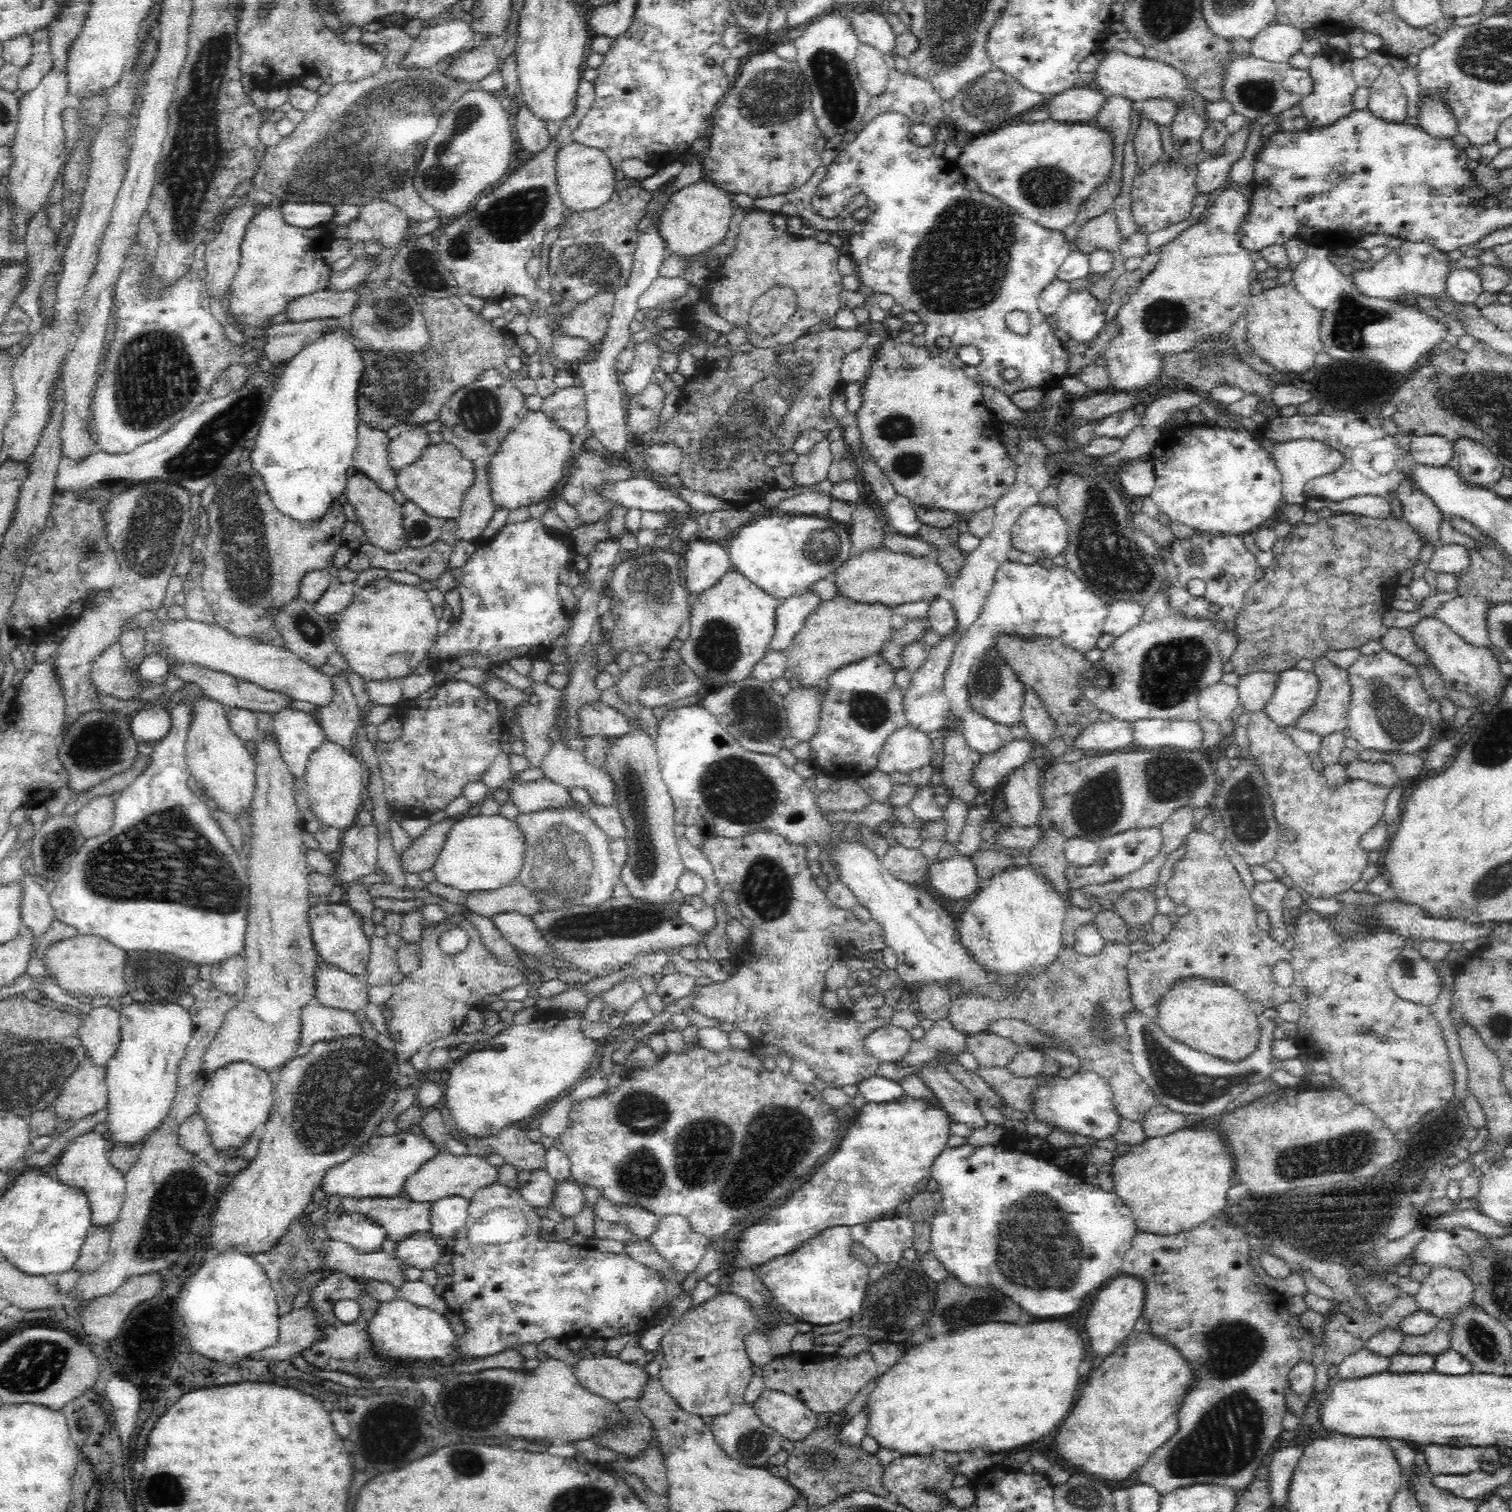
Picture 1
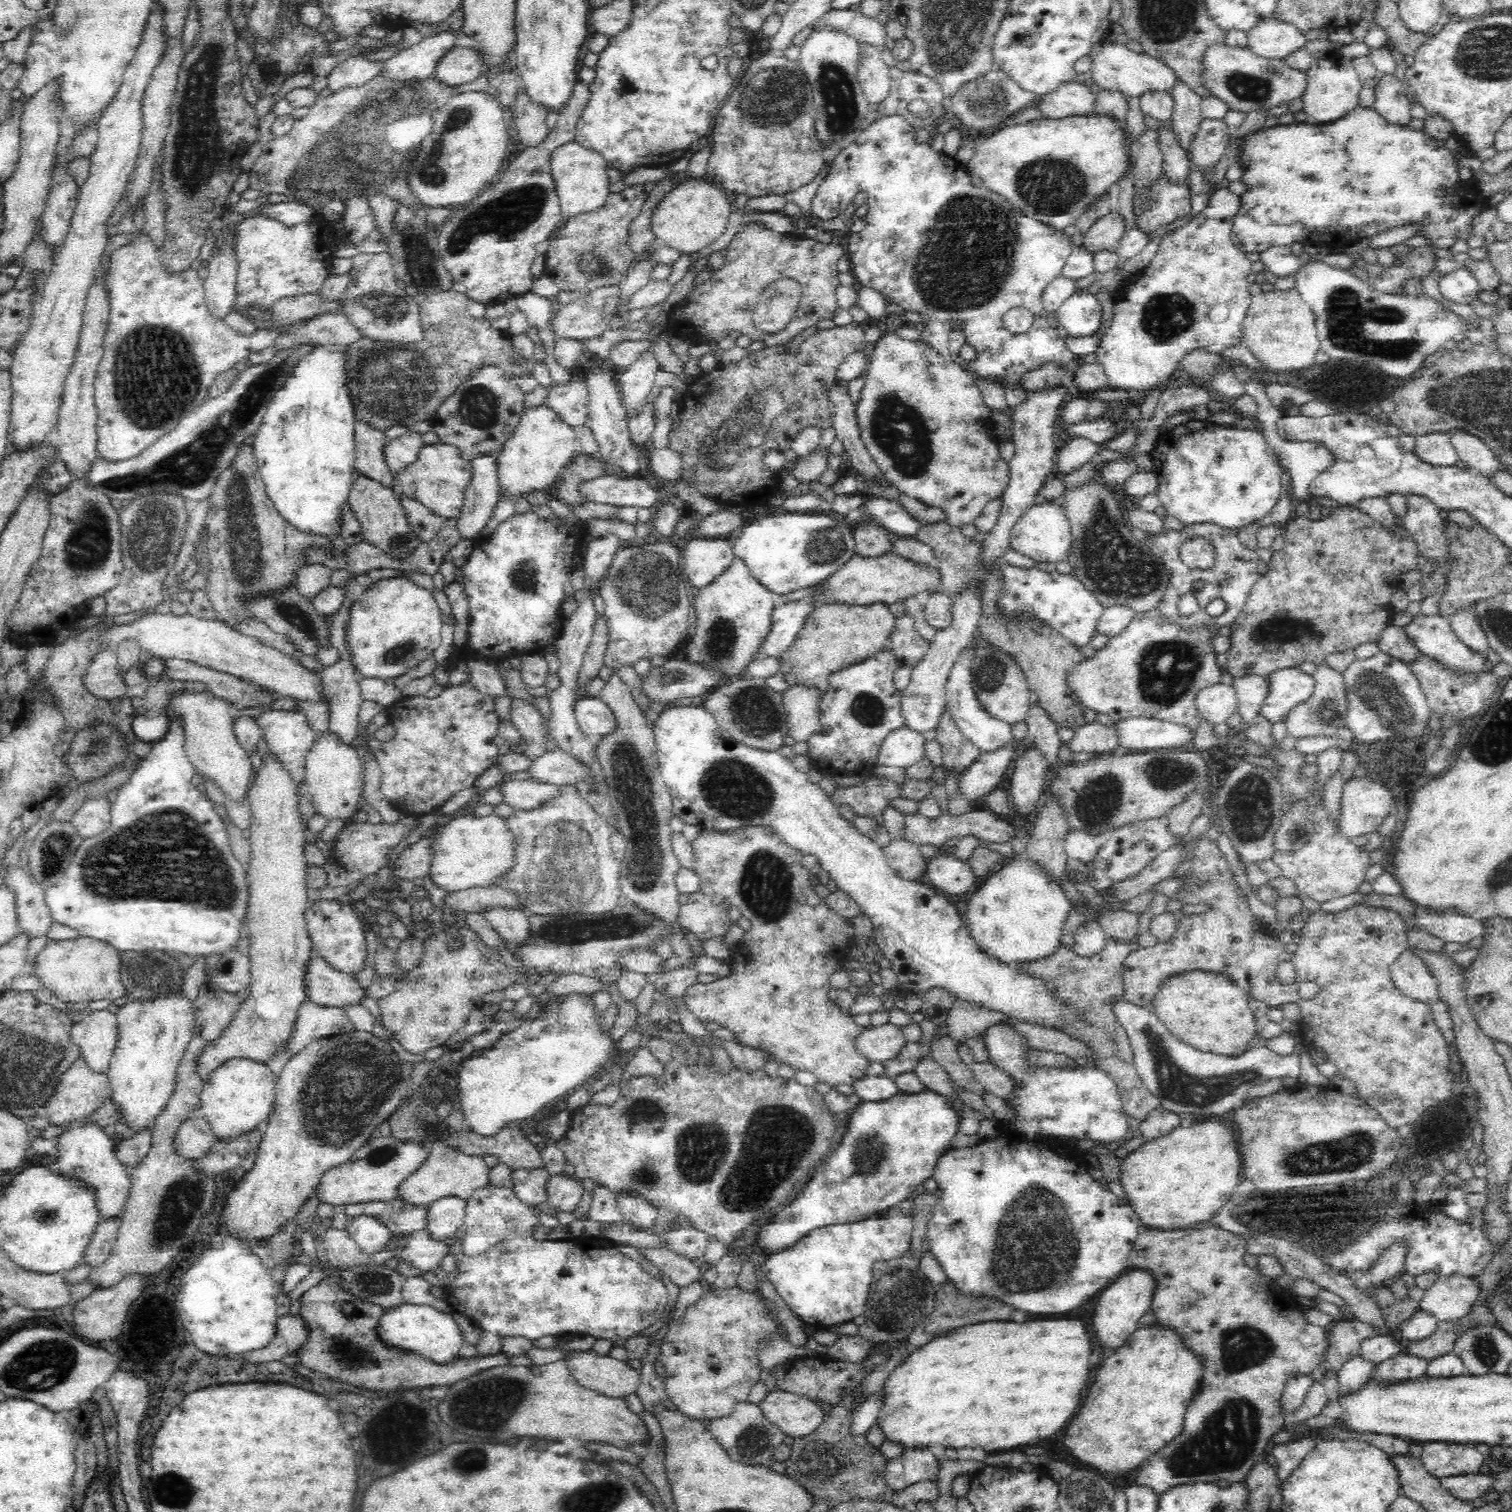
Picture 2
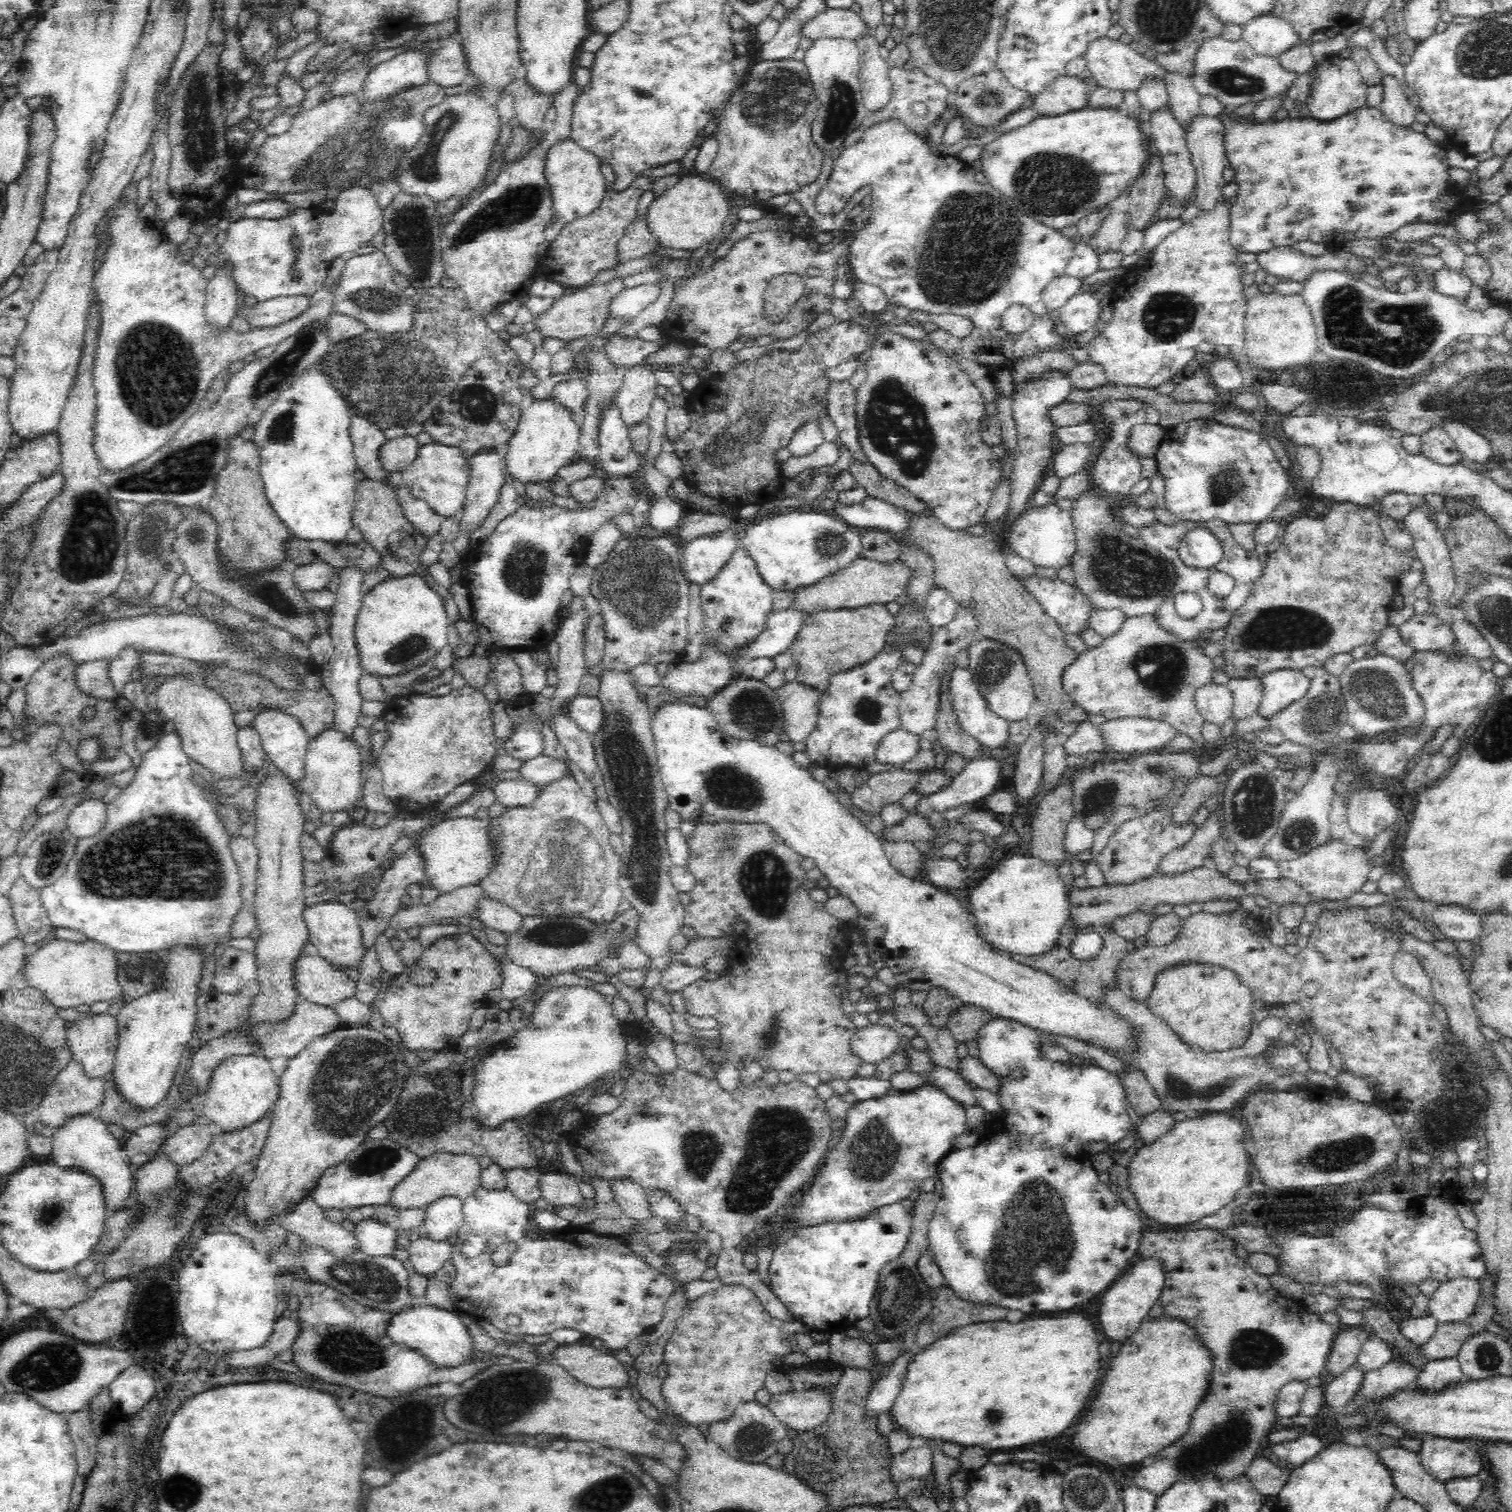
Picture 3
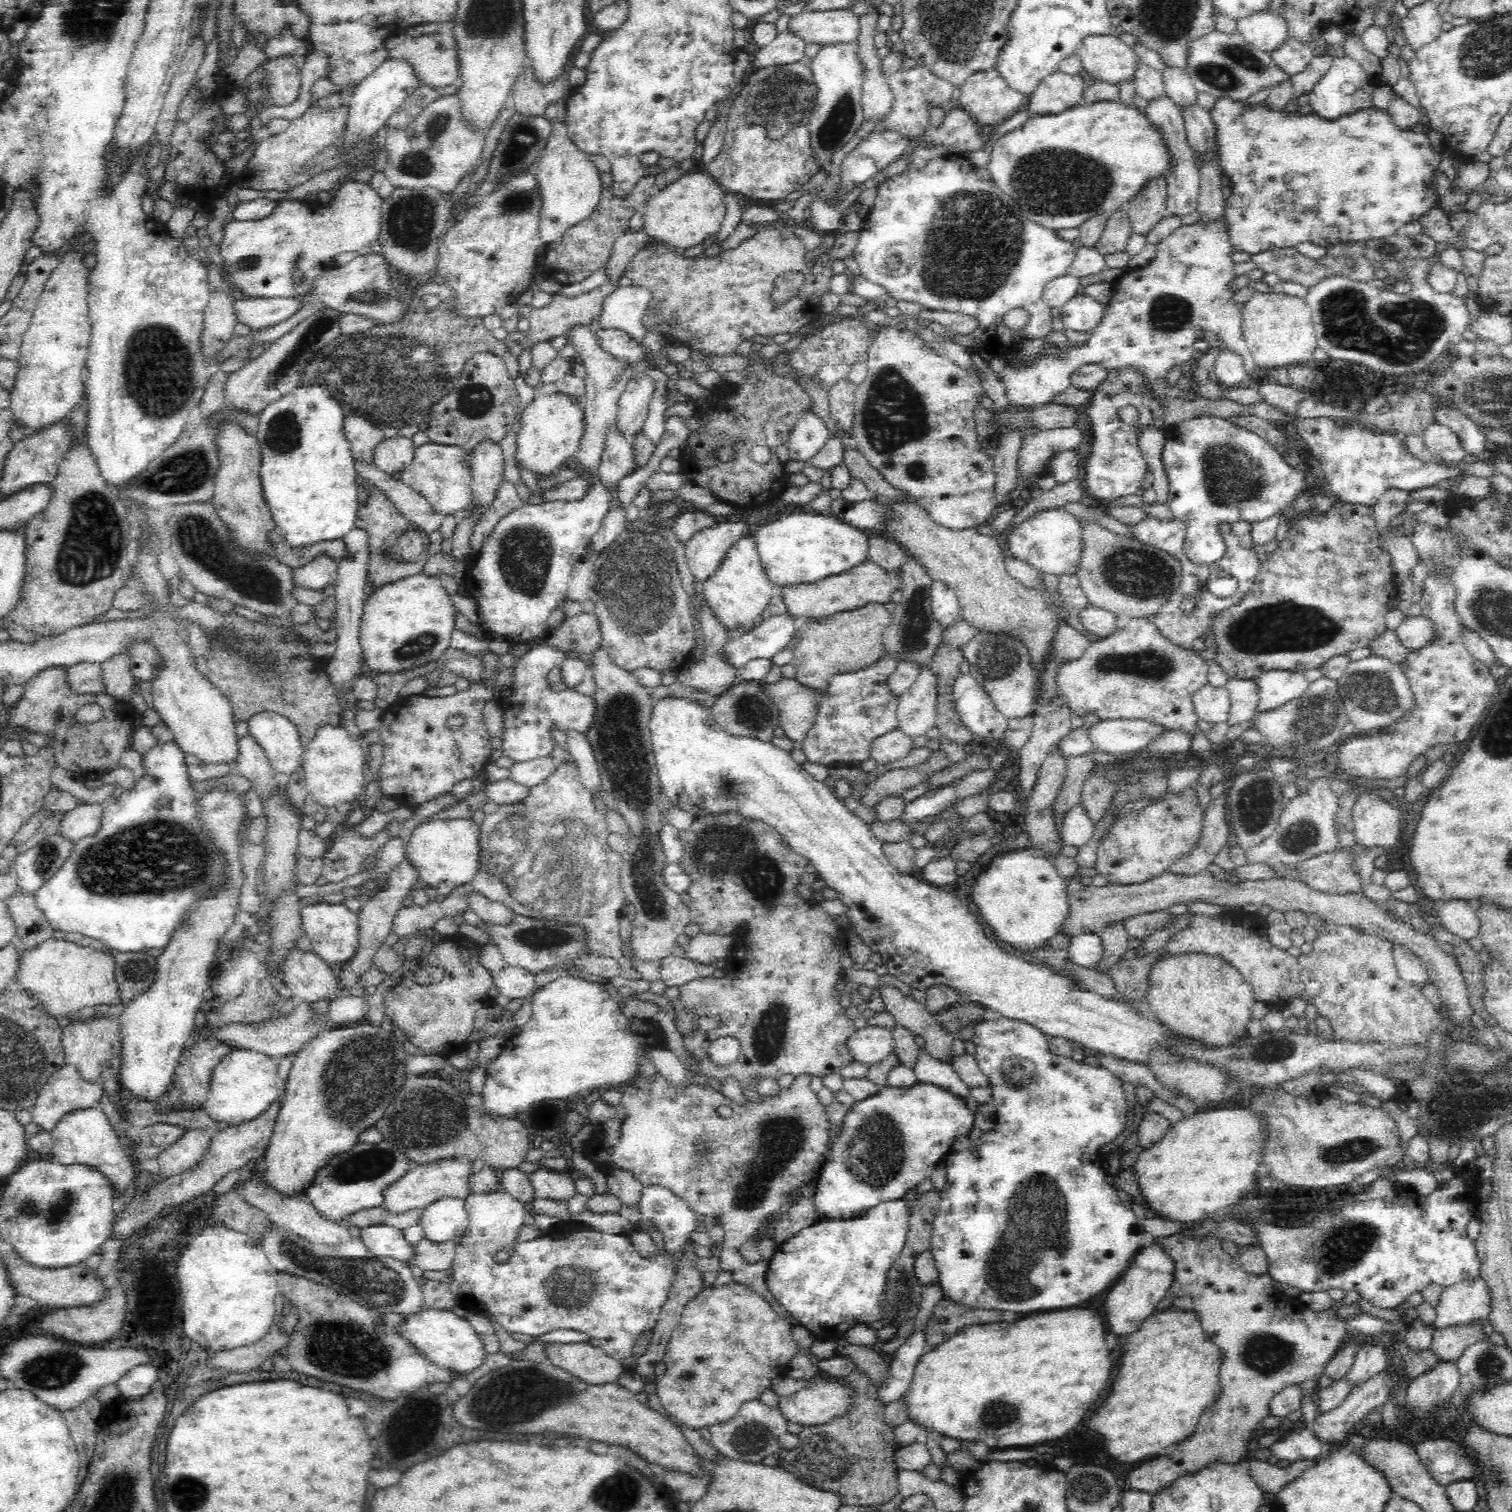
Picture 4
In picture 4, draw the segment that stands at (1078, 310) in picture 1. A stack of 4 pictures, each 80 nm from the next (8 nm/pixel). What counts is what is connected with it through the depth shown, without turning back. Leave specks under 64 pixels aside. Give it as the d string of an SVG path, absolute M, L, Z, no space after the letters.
M1081 292L1066 302L1061 308L1060 317L1065 329L1089 333L1101 322L1104 314L1104 304Z

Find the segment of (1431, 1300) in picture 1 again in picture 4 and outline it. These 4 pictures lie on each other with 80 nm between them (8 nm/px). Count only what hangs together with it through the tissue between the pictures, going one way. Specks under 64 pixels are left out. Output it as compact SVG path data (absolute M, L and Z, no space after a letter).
M1481 1276L1451 1285L1444 1287L1438 1302L1433 1306L1436 1310L1435 1328L1469 1323L1475 1318L1488 1318L1490 1290Z

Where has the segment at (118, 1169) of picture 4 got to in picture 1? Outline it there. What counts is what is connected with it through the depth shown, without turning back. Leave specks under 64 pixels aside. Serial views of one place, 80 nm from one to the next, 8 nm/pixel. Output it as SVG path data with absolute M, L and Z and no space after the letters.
M92 1130L74 1142L70 1142L70 1146L55 1162L58 1170L58 1182L63 1186L80 1191L86 1197L90 1209L91 1227L95 1229L112 1229L113 1224L120 1217L126 1197L124 1173L118 1173L108 1165L110 1148L107 1139Z

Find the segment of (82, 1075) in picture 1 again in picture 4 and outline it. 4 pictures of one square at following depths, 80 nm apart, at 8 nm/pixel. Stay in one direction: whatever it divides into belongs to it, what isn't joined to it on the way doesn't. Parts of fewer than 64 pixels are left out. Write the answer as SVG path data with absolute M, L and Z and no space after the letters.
M66 1063L60 1070L54 1072L46 1084L42 1086L36 1104L32 1112L32 1122L42 1127L44 1131L52 1131L53 1128L70 1112L74 1110L84 1110L86 1108L94 1108L100 1106L104 1096L103 1084L100 1081L95 1083L86 1081L76 1069L74 1063Z

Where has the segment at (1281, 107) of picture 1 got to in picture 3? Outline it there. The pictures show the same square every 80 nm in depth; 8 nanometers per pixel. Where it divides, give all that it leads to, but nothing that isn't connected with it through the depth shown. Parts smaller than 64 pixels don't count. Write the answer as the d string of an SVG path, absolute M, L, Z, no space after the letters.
M1223 37L1210 38L1202 42L1194 60L1193 87L1201 96L1214 96L1223 102L1226 108L1240 108L1244 104L1260 104L1262 100L1274 100L1276 96L1286 98L1288 90L1294 86L1299 74L1283 68L1279 57L1270 57L1258 54L1244 39L1238 42L1228 42Z

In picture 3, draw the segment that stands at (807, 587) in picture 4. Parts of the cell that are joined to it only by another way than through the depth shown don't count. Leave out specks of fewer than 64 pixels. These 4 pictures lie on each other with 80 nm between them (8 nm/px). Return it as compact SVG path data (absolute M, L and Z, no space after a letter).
M860 556L850 562L848 566L822 578L820 582L798 588L795 591L796 598L794 598L793 606L808 614L824 609L838 610L842 607L853 609L876 603L885 605L887 602L894 602L900 594L908 592L913 579L914 569L900 558L892 562L882 562Z

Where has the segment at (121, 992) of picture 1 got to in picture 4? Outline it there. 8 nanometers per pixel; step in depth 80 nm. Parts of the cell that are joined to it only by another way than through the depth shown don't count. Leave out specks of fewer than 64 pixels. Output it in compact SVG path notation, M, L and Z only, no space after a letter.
M49 938L21 954L15 977L21 986L32 991L52 1017L67 1016L85 1006L121 1002L115 979L115 959L108 949L95 949L68 940Z

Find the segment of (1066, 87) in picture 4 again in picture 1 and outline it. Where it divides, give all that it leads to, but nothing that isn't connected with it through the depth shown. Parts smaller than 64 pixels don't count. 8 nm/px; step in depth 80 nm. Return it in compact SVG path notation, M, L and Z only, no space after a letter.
M1094 86L1073 87L1049 97L1046 104L1050 104L1052 114L1048 118L1056 122L1089 123L1106 104L1106 95Z

